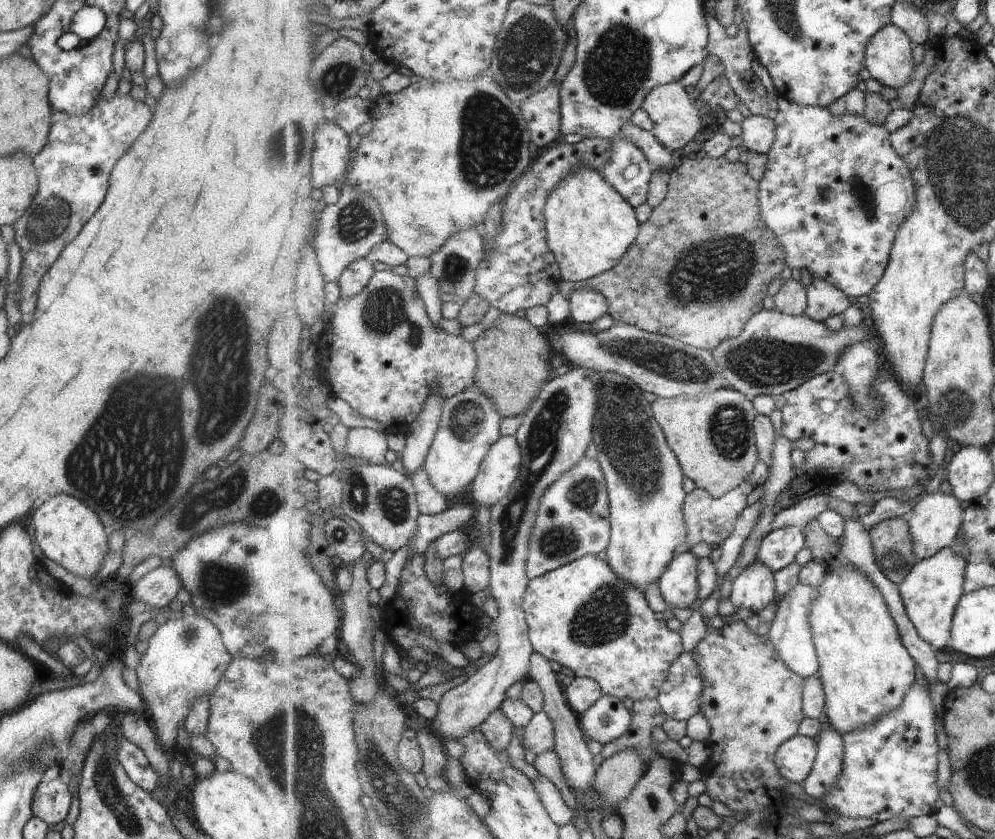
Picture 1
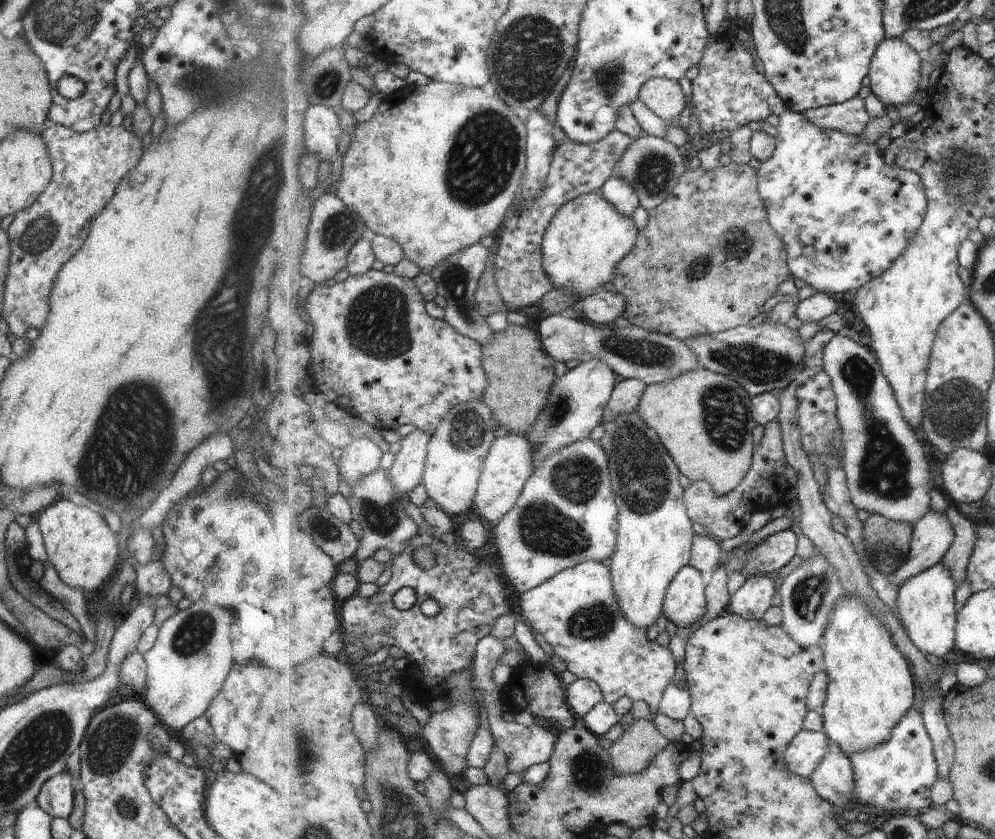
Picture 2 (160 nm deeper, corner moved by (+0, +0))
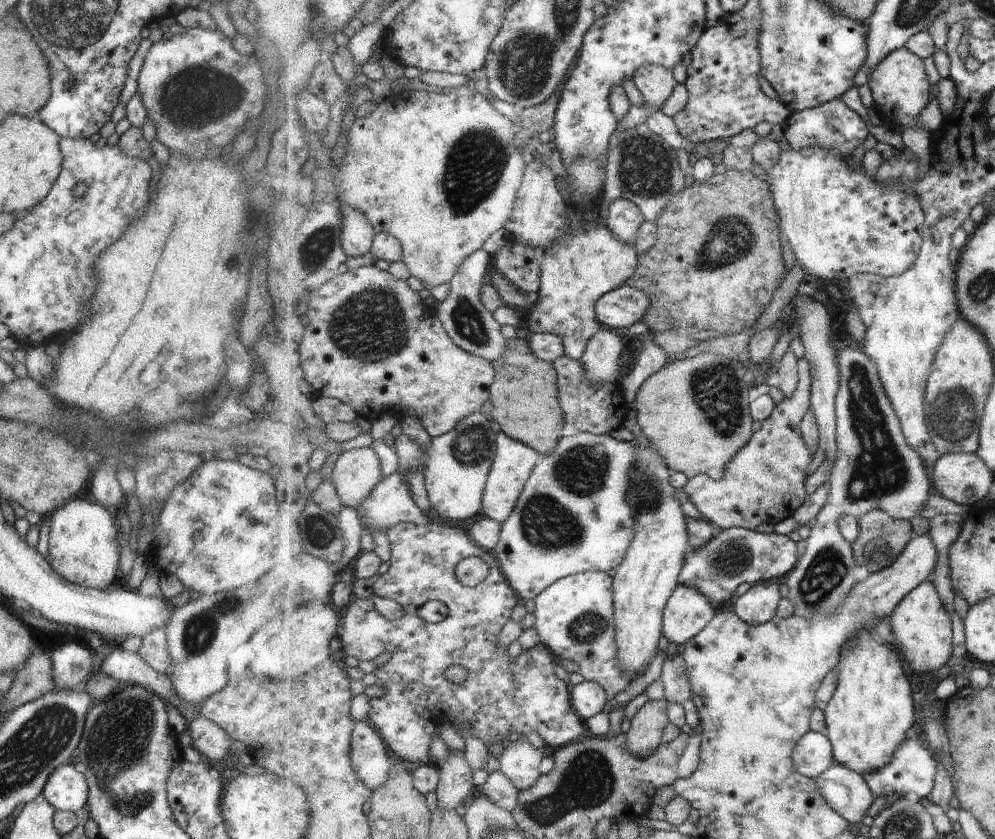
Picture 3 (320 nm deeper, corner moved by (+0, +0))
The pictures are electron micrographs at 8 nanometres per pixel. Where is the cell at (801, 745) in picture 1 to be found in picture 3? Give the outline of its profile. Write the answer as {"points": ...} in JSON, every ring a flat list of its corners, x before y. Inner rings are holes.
{"points":[[810,730,795,747,795,768,806,777,817,778,837,764,832,742,822,732]]}

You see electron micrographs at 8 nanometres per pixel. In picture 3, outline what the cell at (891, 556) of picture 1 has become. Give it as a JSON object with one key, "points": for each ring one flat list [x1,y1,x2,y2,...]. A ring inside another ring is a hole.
{"points":[[875,509,858,517,860,535,852,544,858,564,864,565,869,573,876,573,890,567,905,547,914,539,914,526,911,521,893,518,884,510]]}

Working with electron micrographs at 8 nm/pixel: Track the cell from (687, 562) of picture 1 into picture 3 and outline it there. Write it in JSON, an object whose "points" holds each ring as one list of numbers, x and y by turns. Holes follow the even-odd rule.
{"points":[[679,584,664,612,664,639,681,650,707,628,718,610,694,585]]}

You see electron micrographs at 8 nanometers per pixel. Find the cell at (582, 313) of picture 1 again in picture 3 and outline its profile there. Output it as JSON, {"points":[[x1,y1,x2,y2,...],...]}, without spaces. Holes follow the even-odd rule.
{"points":[[625,284,603,295,596,304,596,312,603,326,623,330,643,321,650,306,650,297,644,290]]}

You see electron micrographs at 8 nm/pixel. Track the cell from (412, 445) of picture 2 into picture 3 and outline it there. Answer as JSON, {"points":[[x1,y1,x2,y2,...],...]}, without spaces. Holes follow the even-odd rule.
{"points":[[400,471,383,479,361,505,360,519,364,528,372,527,387,532,404,522,417,526,431,522,430,517,413,500]]}

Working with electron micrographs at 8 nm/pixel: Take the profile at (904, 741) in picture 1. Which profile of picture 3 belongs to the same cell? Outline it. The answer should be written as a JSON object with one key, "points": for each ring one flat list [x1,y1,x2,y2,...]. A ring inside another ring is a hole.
{"points":[[910,733,909,738,899,745,888,765,877,772,863,776,876,797,899,792,902,796,911,796,926,802,936,785,935,777,939,772,938,763,929,746,925,746,925,742]]}

